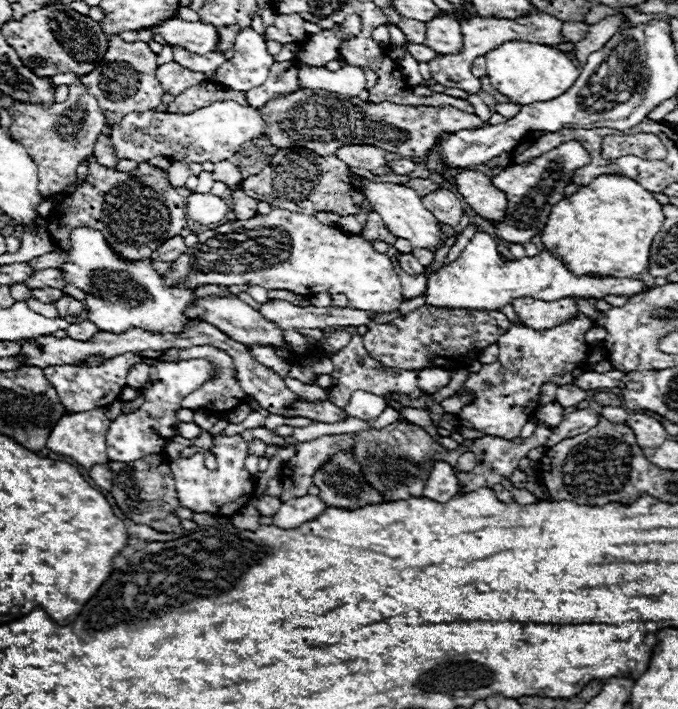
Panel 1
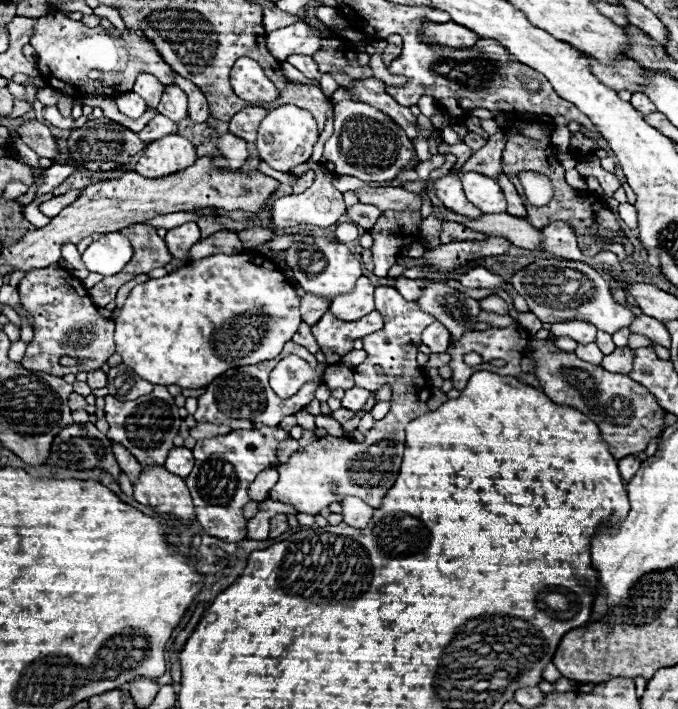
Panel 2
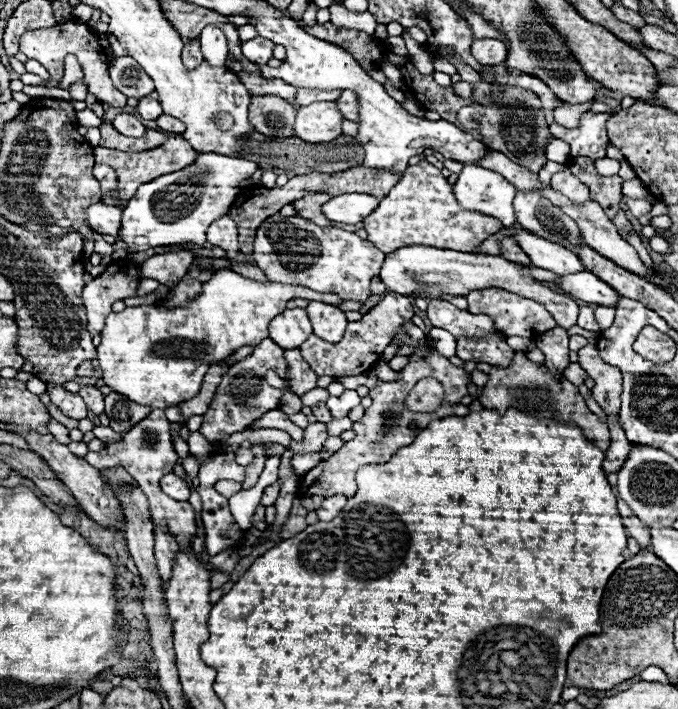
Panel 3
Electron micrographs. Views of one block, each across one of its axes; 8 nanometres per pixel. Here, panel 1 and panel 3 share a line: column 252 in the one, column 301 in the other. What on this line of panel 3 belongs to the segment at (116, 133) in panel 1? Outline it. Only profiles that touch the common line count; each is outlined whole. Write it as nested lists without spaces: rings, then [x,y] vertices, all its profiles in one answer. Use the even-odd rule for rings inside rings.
[[[312,102],[310,106],[298,108],[294,136],[310,144],[332,142],[342,134],[342,120],[336,102]]]

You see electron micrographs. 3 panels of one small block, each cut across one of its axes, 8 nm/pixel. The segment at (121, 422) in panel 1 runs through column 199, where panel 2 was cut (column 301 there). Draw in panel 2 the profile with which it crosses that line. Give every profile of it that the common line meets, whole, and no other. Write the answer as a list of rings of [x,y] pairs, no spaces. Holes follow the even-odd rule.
[[[288,356],[280,360],[270,374],[270,386],[280,398],[290,398],[308,382],[322,384],[326,368],[328,364],[318,364],[316,368],[312,368],[306,360],[298,356]]]

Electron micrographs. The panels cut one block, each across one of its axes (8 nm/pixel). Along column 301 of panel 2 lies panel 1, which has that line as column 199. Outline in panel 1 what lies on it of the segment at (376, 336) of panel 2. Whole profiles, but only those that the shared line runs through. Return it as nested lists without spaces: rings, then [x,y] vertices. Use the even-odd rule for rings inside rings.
[[[216,436],[214,442],[216,446],[212,448],[212,452],[218,458],[216,470],[208,470],[204,466],[202,452],[196,452],[190,458],[170,462],[172,476],[176,480],[176,496],[180,500],[180,506],[190,508],[194,512],[208,512],[214,516],[232,516],[254,494],[254,480],[244,468],[244,458],[248,456],[248,444],[242,440],[242,436]]]

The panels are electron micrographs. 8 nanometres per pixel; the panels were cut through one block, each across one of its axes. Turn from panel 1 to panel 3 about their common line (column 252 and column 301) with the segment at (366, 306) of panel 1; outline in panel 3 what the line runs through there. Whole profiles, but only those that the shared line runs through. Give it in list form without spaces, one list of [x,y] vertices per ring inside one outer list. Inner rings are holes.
[[[274,214],[260,224],[254,238],[254,260],[270,282],[306,286],[322,294],[332,292],[342,300],[366,302],[370,296],[370,280],[380,274],[384,258],[384,252],[354,232],[316,226],[300,216]]]

